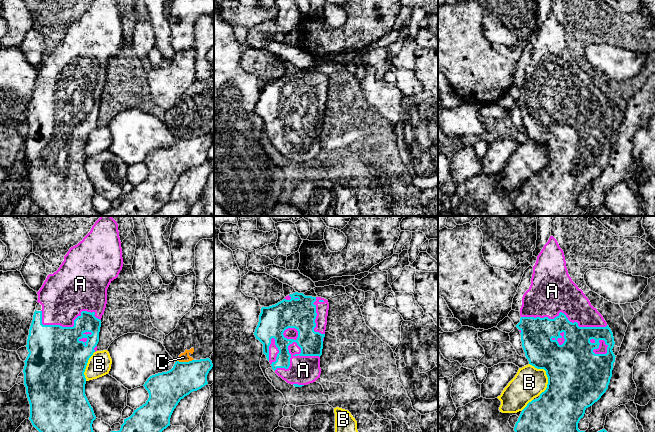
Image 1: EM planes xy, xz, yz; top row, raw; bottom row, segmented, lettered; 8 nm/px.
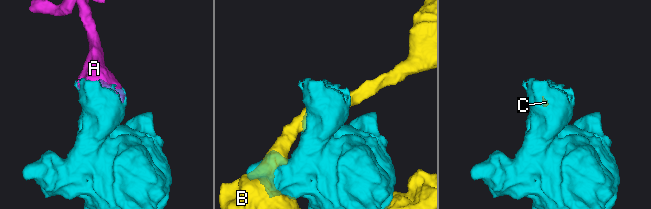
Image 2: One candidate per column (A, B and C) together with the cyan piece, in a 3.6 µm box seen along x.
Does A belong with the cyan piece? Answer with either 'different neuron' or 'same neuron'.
same neuron

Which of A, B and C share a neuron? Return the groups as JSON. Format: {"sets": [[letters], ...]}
{"sets": [["A"], ["B"], ["C"]]}

